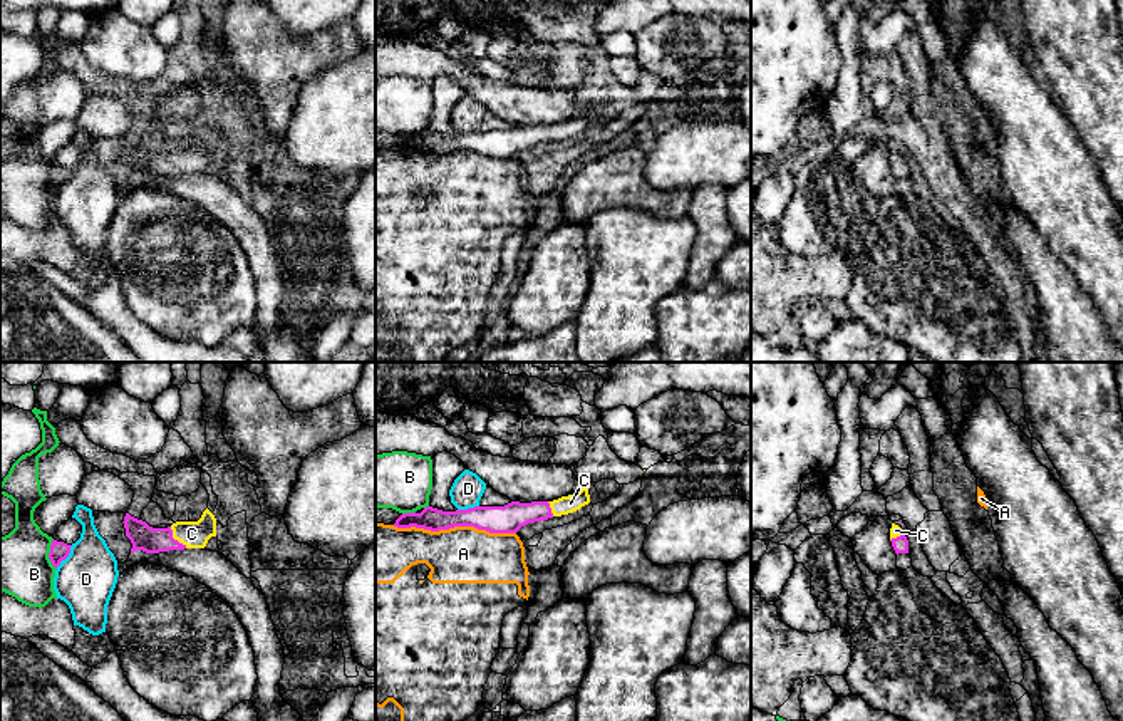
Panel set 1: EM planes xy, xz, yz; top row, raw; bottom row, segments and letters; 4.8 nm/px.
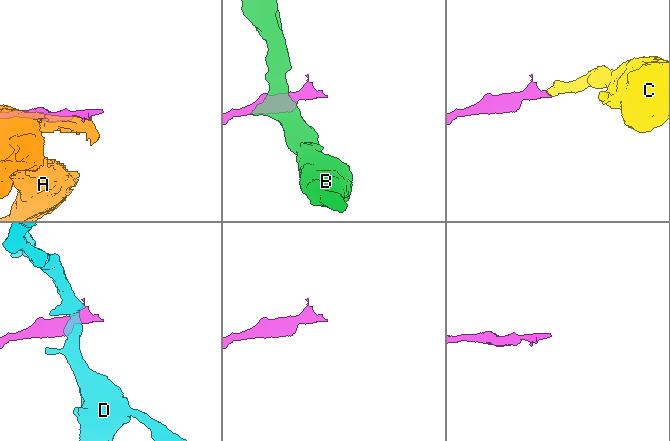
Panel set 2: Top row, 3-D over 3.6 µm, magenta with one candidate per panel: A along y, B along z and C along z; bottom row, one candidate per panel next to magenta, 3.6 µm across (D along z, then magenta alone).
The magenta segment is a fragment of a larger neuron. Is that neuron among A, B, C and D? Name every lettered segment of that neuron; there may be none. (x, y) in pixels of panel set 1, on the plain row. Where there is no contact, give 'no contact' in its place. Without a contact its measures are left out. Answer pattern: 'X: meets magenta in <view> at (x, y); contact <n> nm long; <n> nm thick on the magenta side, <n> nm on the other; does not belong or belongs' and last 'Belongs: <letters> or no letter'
A: meets magenta in xz at (455, 150); contact 600 nm long; 130 nm thick on the magenta side, 280 nm on the other; does not belong
B: meets magenta in xy at (49, 178); contact 150 nm long; 90 nm thick on the magenta side, 300 nm on the other; does not belong
C: meets magenta in xy at (173, 163); contact 130 nm long; 130 nm thick on the magenta side, 130 nm on the other; belongs
D: meets magenta in xy at (66, 181); contact 140 nm long; 90 nm thick on the magenta side, 280 nm on the other; does not belong
Belongs: C

